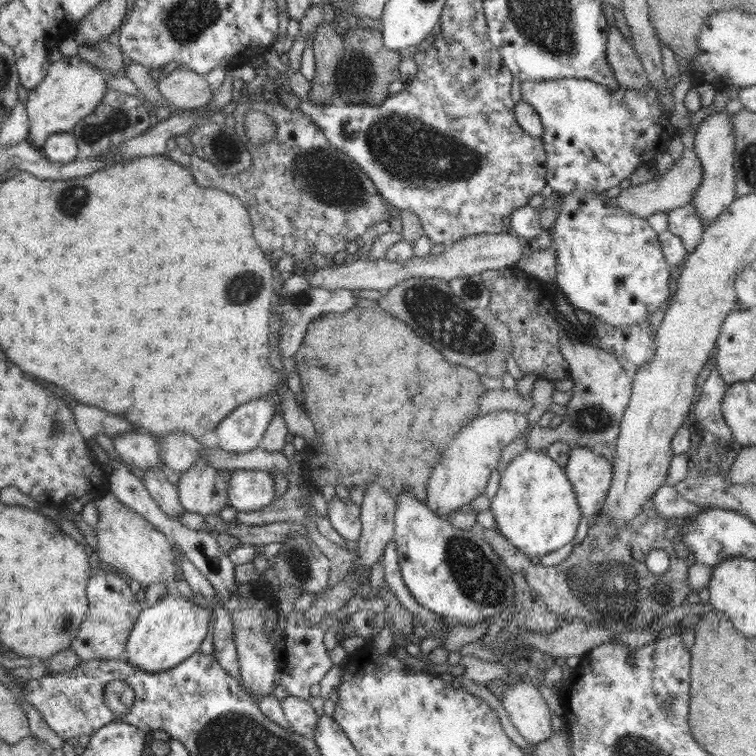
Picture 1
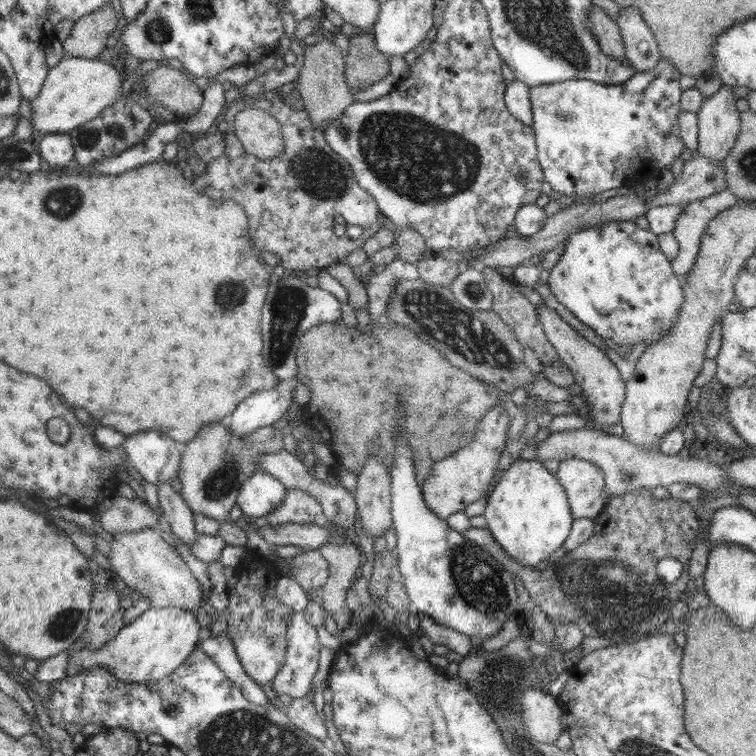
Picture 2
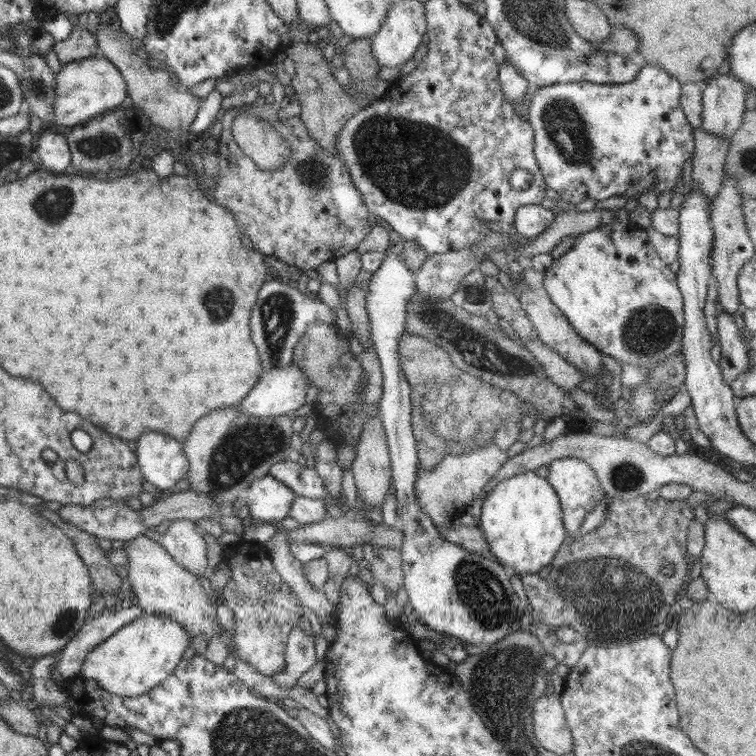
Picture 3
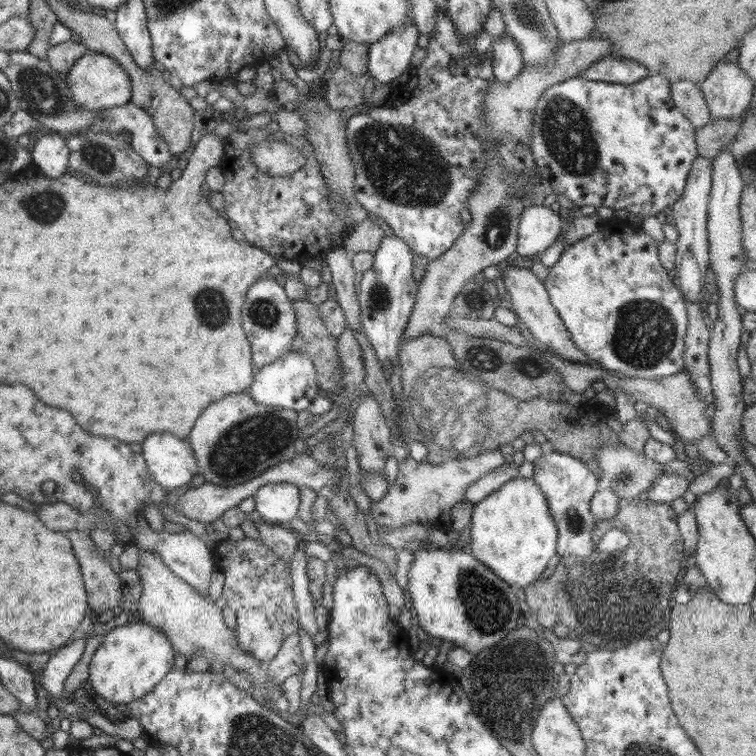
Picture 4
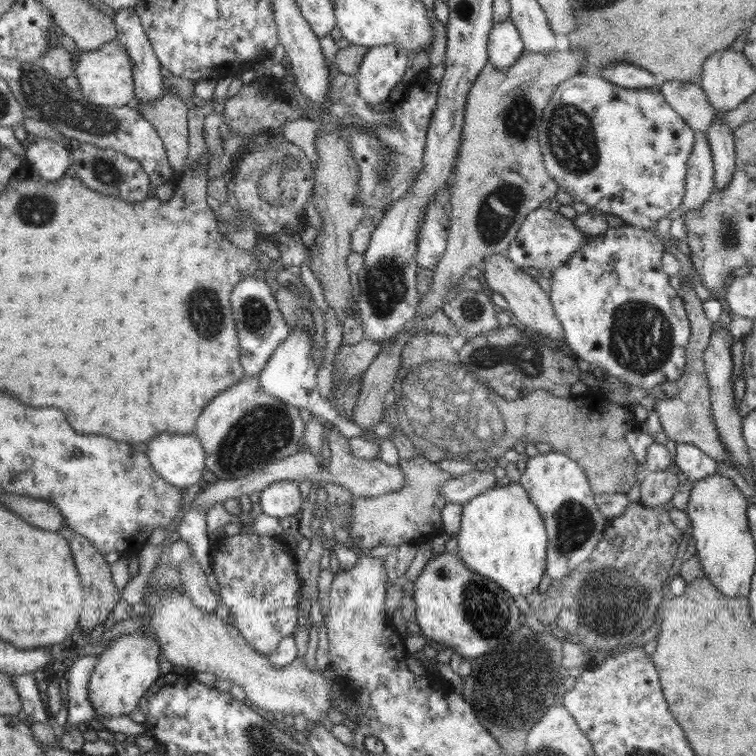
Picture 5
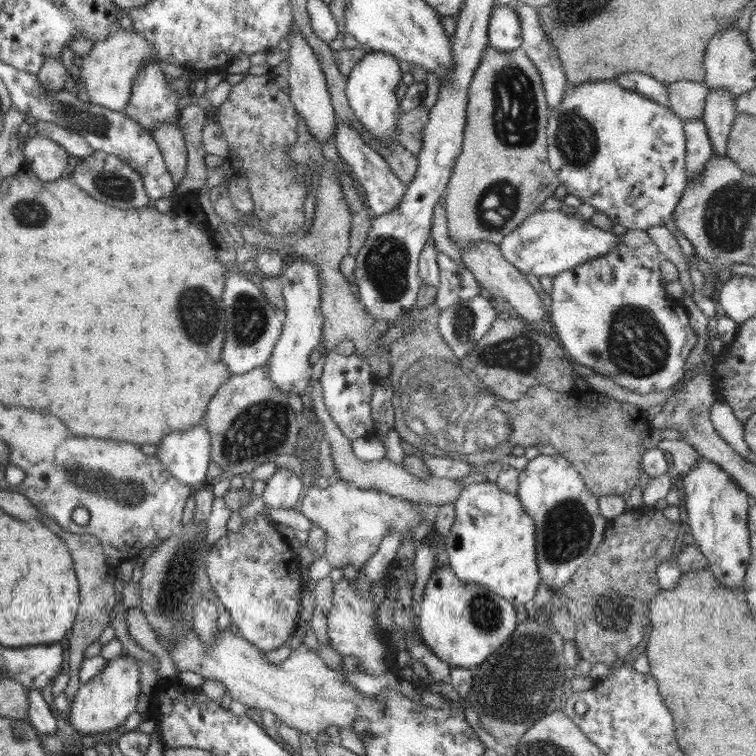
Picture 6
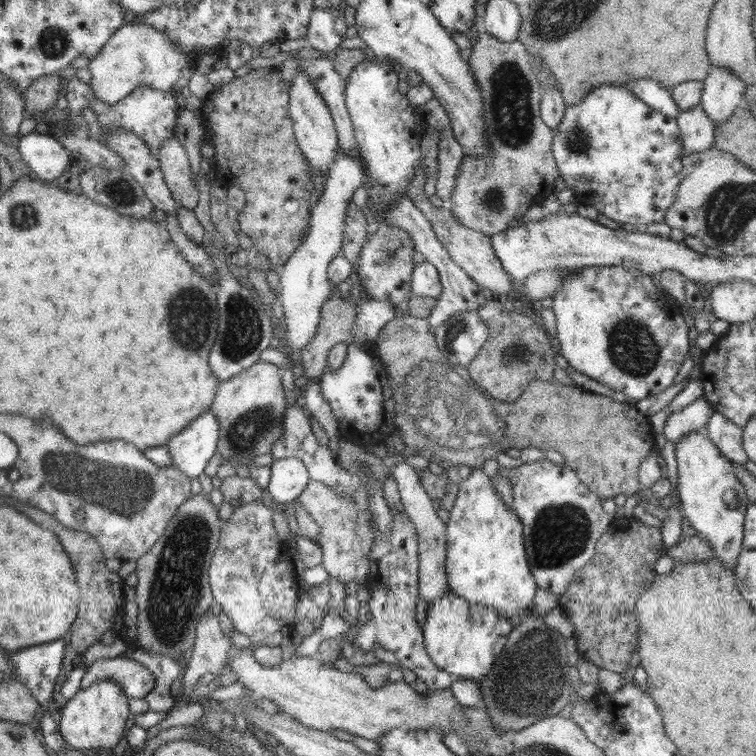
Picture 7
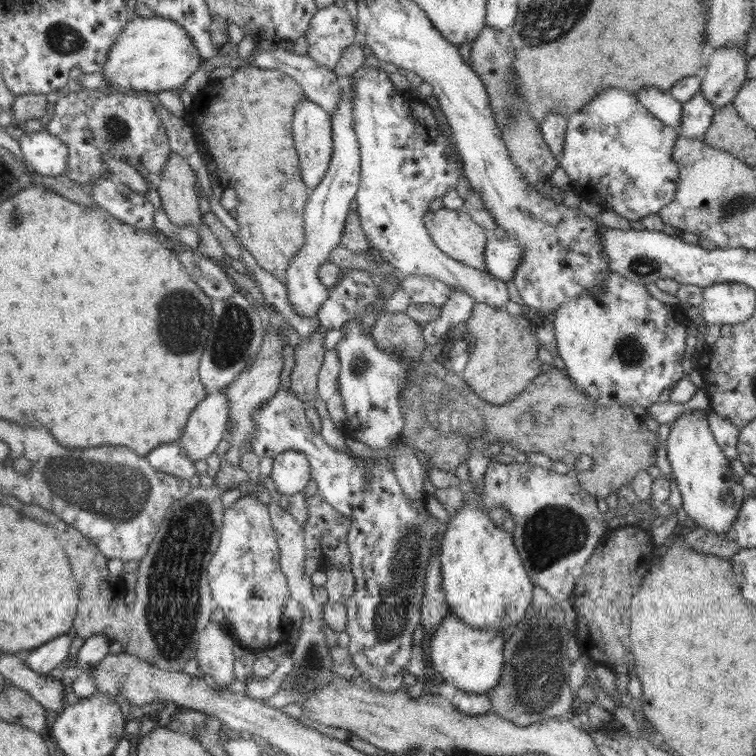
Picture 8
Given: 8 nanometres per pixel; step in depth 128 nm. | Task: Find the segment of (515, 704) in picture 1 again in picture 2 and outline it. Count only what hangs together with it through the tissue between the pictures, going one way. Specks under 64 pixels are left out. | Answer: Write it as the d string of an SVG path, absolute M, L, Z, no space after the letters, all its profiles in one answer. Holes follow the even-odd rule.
M540 685L525 688L519 701L526 732L537 742L556 745L563 730L561 724L564 724L556 697Z

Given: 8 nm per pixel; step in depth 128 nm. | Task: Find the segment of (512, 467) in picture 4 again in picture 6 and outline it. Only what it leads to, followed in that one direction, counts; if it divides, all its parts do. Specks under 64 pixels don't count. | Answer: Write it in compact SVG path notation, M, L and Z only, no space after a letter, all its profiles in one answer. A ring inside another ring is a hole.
M319 380L312 384L311 388L311 398L313 399L317 420L322 422L325 428L325 437L328 439L331 446L332 462L338 481L352 484L356 486L356 488L360 488L360 490L378 490L378 492L385 492L388 495L408 500L412 502L412 504L422 504L423 506L440 506L454 503L458 500L458 496L460 496L462 490L466 488L466 486L460 483L460 480L454 481L437 478L437 476L432 474L427 480L422 480L408 473L401 465L396 465L396 463L390 461L386 457L382 458L380 461L373 462L365 462L356 457L351 448L351 440L347 436L344 436L344 433L338 428L338 425L330 416L324 404L322 387Z

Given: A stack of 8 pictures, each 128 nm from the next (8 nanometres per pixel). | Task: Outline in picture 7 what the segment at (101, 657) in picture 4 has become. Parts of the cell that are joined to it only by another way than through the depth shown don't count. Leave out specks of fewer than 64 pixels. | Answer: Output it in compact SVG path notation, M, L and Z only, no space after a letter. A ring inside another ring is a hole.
M116 679L101 680L80 689L64 706L60 718L59 732L67 744L67 748L76 750L94 750L103 748L115 751L122 748L126 719L130 714L129 698Z

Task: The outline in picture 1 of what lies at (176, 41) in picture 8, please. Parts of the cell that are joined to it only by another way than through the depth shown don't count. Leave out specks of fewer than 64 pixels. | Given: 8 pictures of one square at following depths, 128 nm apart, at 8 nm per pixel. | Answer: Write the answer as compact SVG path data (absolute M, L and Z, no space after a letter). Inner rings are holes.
M77 55L62 57L50 63L42 82L30 90L25 105L29 121L29 142L36 148L41 148L48 136L72 132L76 124L94 112L102 102L107 93L107 79L108 75Z

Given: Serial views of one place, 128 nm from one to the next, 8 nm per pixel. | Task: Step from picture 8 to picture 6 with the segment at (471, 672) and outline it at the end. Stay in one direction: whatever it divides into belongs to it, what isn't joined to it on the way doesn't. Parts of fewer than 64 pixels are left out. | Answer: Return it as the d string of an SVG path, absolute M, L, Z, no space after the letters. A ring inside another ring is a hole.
M449 564L436 567L430 575L417 613L418 631L425 645L451 667L466 670L484 664L508 640L518 622L516 607L486 587L460 580Z

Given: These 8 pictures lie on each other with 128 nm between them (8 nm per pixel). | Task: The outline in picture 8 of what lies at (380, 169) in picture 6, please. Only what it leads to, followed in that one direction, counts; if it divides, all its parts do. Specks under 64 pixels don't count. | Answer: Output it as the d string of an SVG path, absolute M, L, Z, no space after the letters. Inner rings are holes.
M276 46L274 50L264 52L264 50L255 50L248 56L250 64L258 68L266 70L282 71L284 74L291 76L302 88L304 94L312 102L315 102L320 108L326 110L326 113L332 114L338 108L337 104L341 97L341 88L348 86L350 77L339 77L333 70L328 70L325 66L316 64L316 61L308 56L297 56L292 52L287 52L285 49ZM450 286L451 297L440 307L434 320L423 326L427 346L434 346L451 328L470 318L475 298L457 286Z

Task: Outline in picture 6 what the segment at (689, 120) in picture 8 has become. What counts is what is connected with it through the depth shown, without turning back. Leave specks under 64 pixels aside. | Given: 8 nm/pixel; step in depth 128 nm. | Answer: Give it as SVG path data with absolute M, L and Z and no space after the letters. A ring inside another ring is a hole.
M690 120L684 123L684 132L686 135L686 158L685 167L686 174L690 180L695 179L705 168L706 163L715 154L710 137L708 136L707 128L704 126L702 120Z

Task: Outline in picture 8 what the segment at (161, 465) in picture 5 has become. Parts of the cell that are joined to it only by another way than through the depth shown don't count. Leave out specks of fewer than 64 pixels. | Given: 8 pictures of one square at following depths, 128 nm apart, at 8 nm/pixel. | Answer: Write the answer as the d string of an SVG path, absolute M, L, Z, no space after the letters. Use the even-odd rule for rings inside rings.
M224 390L209 393L192 409L178 442L193 465L215 453L220 440L226 438L229 419L229 402Z

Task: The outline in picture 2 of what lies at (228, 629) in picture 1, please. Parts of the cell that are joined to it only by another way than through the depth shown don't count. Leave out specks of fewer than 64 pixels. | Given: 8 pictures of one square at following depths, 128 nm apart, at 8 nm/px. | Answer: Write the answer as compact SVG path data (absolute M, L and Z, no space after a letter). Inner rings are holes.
M223 631L216 637L199 641L197 646L222 669L246 700L257 705L274 705L266 696L264 687L256 684L254 679L246 674L227 631Z

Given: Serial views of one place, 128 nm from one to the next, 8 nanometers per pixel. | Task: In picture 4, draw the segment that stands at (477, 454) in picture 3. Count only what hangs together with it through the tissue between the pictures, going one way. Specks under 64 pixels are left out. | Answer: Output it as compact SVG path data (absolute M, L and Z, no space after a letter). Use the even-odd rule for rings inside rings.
M491 446L476 457L461 456L438 465L429 464L426 461L416 462L408 456L408 460L400 464L398 478L388 489L388 494L382 500L374 501L372 504L372 518L378 527L396 529L417 523L442 531L450 531L452 524L450 512L458 502L465 501L466 488L504 464L507 464L507 461L500 449Z

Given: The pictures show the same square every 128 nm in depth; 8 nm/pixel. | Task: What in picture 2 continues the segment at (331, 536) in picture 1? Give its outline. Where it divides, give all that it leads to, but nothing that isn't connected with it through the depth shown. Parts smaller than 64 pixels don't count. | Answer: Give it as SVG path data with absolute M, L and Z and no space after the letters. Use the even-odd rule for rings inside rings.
M298 489L286 490L286 497L284 497L282 504L266 515L263 521L267 521L272 527L295 523L331 528L318 501L308 493Z

